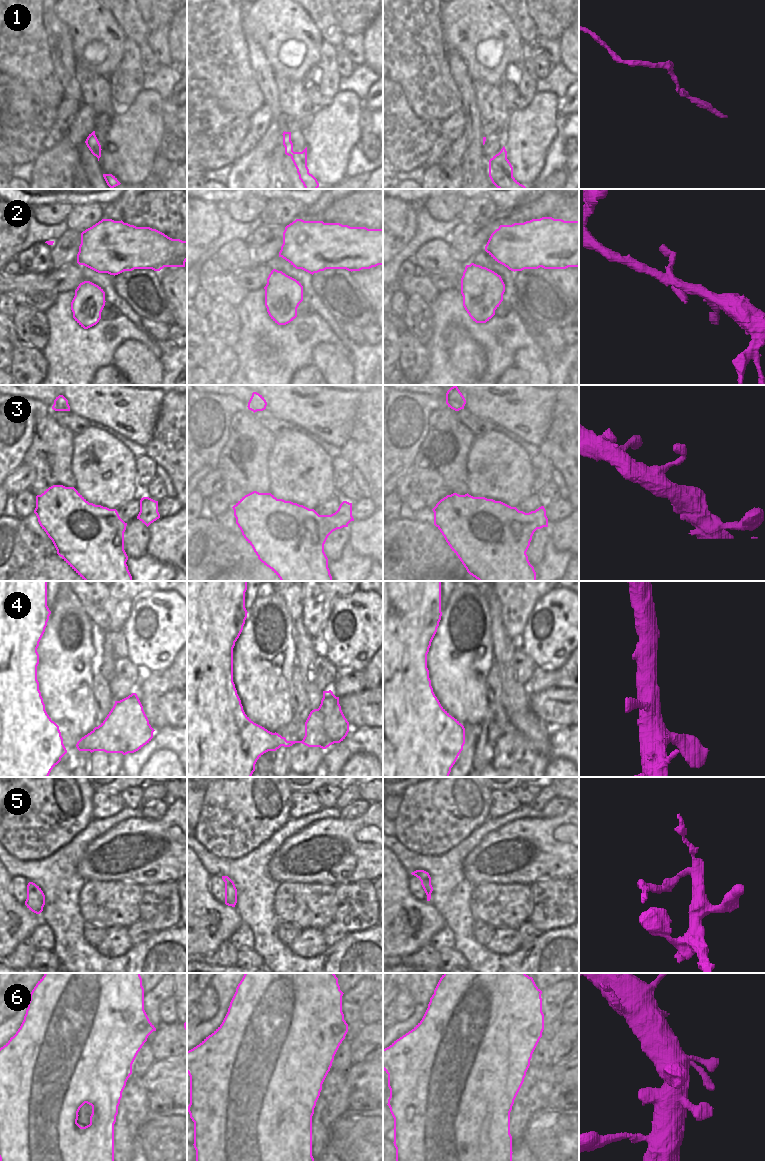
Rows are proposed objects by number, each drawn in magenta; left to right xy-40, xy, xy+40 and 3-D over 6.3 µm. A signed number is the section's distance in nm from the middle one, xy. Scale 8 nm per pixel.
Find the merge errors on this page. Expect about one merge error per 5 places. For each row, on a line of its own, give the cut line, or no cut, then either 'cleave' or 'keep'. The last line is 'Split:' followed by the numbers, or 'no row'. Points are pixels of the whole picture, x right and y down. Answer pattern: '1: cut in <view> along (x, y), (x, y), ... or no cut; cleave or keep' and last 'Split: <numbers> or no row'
1: no cut; keep
2: no cut; keep
3: no cut; keep
4: no cut; keep
5: cut in xy+40 along (421, 881), (430, 884); cleave
6: no cut; keep
Split: 5

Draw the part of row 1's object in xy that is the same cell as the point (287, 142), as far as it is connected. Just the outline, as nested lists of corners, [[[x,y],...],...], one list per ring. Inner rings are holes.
[[[283,132],[283,145],[285,154],[290,156],[299,175],[299,179],[303,183],[305,189],[317,189],[319,183],[317,179],[309,173],[307,167],[307,147],[302,152],[293,151],[293,143],[291,141],[291,132]]]

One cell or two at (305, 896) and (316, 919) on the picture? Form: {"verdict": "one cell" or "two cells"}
{"verdict": "one cell"}

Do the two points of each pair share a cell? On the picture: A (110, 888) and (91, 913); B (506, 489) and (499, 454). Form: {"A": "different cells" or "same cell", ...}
{"A": "same cell", "B": "same cell"}

